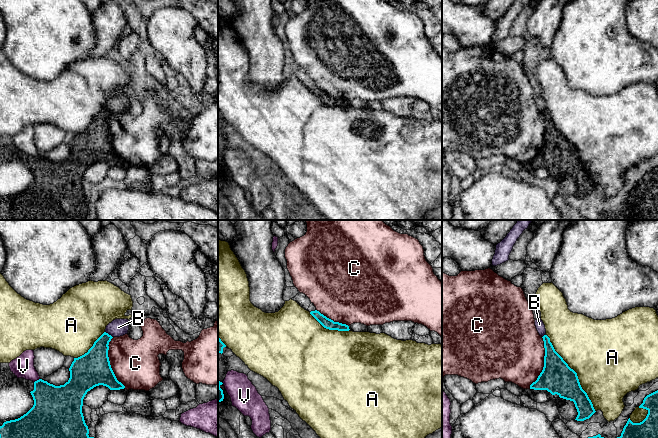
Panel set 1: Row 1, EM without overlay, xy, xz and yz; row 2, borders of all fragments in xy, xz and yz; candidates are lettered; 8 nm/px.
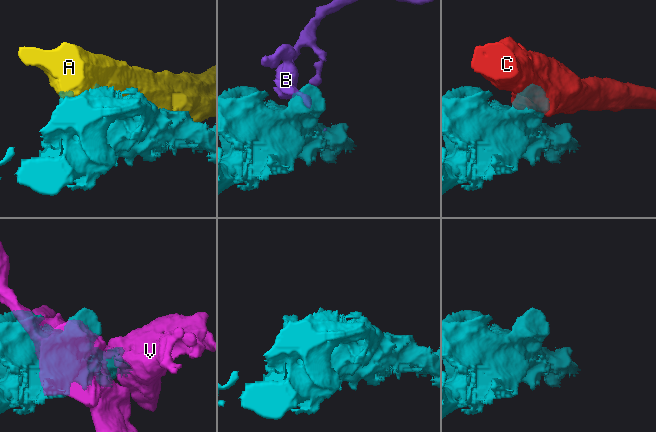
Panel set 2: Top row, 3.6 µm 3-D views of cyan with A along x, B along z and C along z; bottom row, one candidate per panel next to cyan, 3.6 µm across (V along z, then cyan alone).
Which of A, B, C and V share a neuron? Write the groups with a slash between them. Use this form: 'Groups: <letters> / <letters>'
Groups: A / B / C / V

